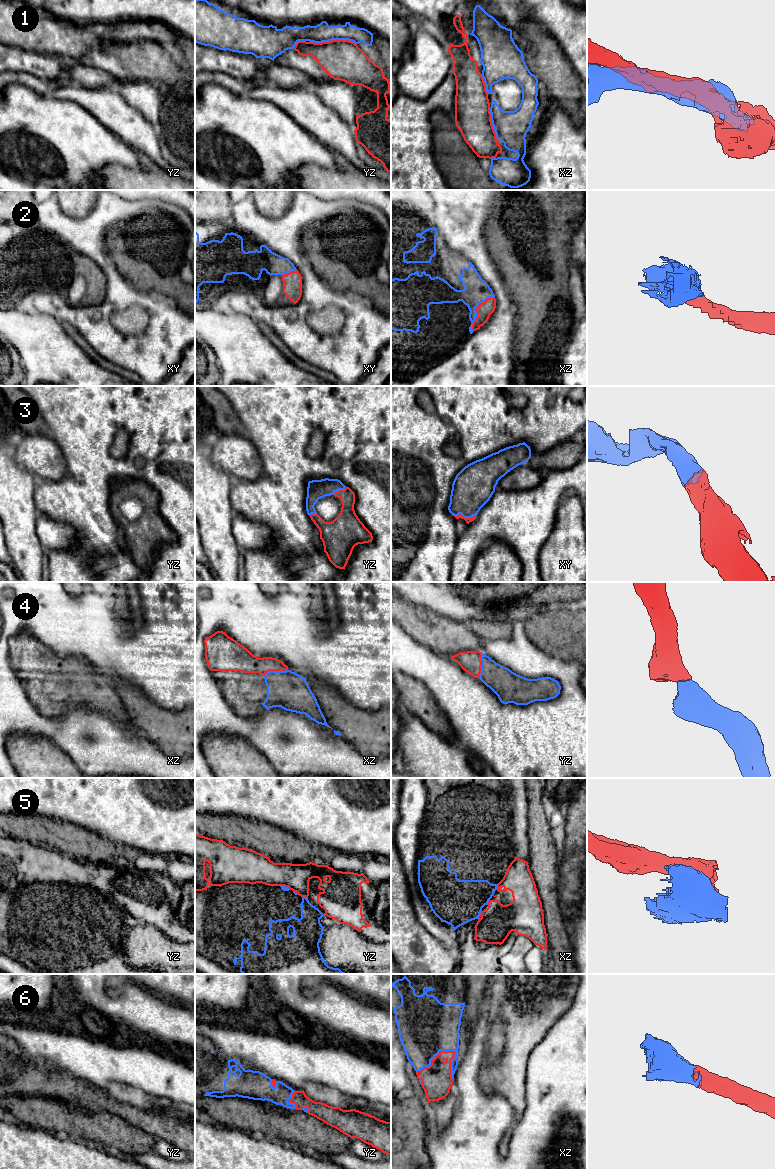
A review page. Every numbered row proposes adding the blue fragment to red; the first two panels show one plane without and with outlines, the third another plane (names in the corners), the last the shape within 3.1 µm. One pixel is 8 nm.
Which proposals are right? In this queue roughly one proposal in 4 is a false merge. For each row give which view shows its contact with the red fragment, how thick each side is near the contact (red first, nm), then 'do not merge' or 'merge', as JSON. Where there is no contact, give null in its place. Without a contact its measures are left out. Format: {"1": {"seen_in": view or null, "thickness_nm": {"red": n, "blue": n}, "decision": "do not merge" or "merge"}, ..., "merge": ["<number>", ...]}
{"1": {"seen_in": "yz", "thickness_nm": {"red": 320, "blue": 150}, "decision": "do not merge"}, "2": {"seen_in": "xz", "thickness_nm": {"red": 120, "blue": 200}, "decision": "merge"}, "3": {"seen_in": "xy", "thickness_nm": {"red": 50, "blue": 320}, "decision": "merge"}, "4": {"seen_in": "xz", "thickness_nm": {"red": 170, "blue": 300}, "decision": "merge"}, "5": {"seen_in": "xz", "thickness_nm": {"red": 280, "blue": 360}, "decision": "do not merge"}, "6": {"seen_in": "xz", "thickness_nm": {"red": 240, "blue": 440}, "decision": "merge"}, "merge": ["2", "3", "4", "6"]}

